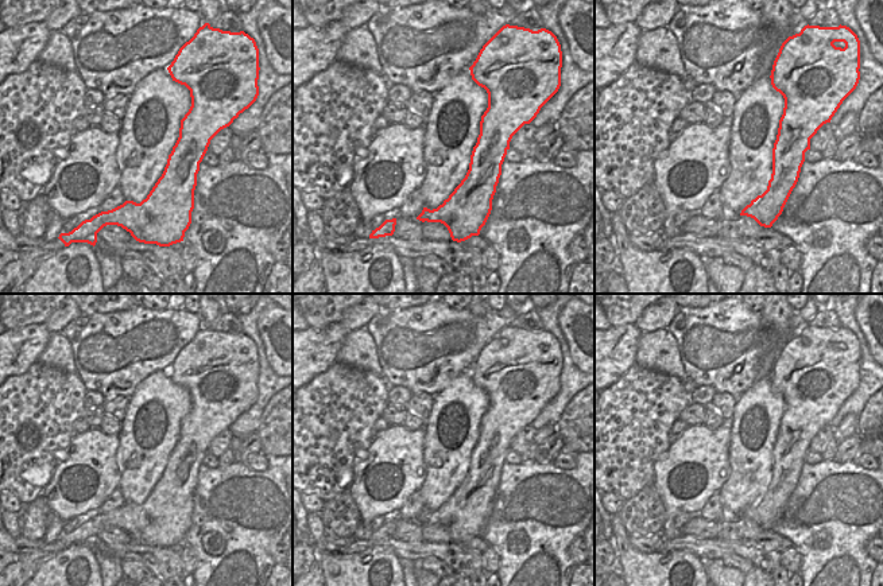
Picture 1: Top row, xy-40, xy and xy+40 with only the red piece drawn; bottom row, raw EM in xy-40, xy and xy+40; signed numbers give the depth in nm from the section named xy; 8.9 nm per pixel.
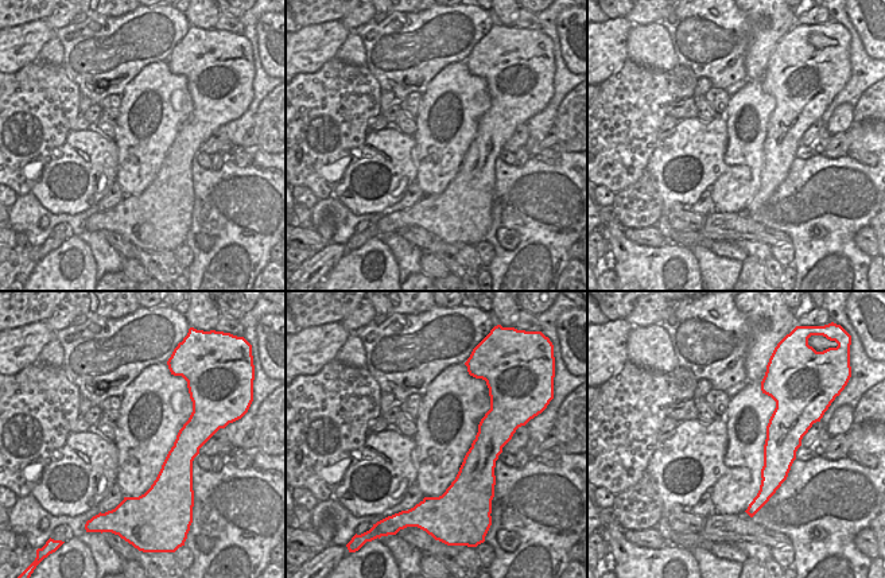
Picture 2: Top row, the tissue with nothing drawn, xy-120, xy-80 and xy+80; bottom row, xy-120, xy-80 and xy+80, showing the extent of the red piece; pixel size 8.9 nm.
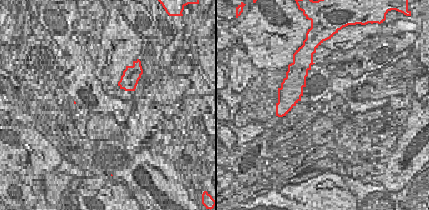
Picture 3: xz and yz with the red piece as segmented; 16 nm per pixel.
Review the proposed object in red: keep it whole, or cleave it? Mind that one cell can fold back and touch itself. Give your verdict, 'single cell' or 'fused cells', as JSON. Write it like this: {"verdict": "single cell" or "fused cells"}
{"verdict": "fused cells"}

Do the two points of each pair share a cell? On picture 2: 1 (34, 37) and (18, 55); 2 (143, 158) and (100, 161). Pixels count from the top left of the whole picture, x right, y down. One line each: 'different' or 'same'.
1: same
2: different

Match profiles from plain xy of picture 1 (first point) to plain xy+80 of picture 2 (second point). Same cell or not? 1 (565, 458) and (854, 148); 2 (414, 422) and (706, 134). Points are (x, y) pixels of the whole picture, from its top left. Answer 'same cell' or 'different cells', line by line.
1: different cells
2: different cells

